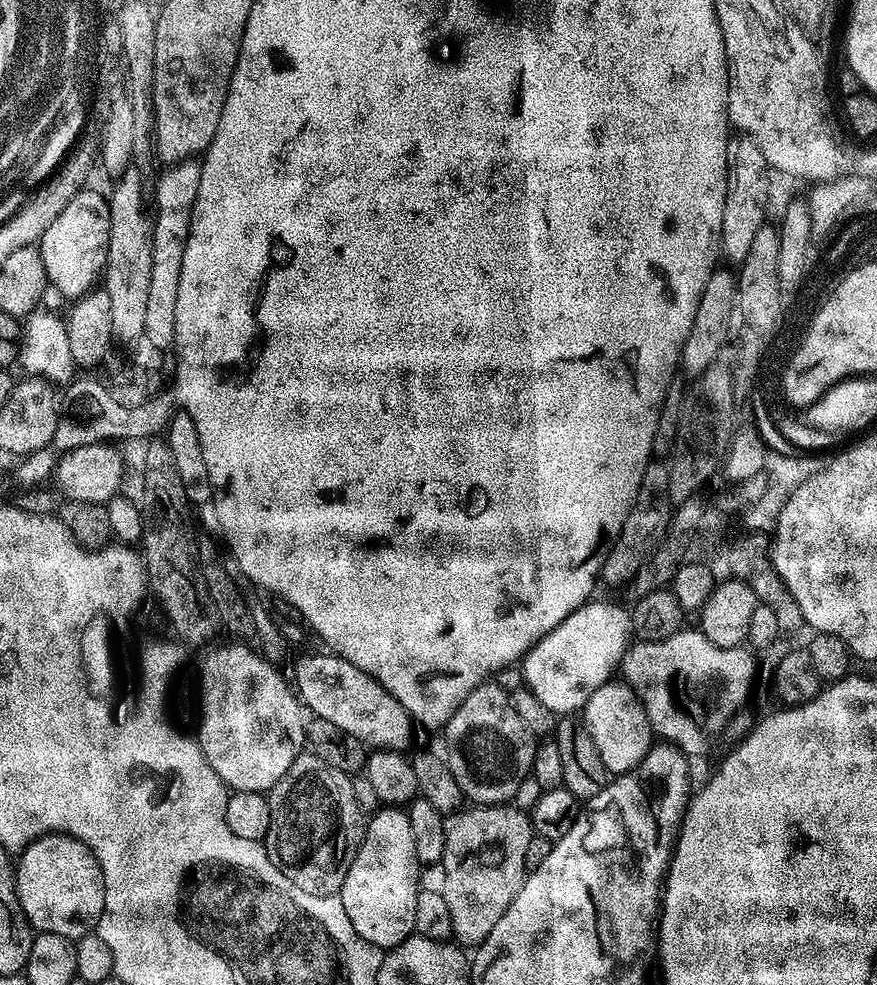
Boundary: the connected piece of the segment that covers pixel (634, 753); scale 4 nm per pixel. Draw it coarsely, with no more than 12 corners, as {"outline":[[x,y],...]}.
{"outline":[[626,682],[602,685],[582,719],[609,774],[631,773],[654,743]]}

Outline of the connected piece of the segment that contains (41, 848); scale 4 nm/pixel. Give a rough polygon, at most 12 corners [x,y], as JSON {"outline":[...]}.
{"outline":[[38,837],[14,864],[33,929],[73,942],[104,913],[96,855]]}

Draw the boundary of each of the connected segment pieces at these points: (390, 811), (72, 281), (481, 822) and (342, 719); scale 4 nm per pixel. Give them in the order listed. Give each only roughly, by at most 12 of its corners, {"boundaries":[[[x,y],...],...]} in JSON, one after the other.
{"boundaries":[[[400,806],[367,821],[338,893],[354,930],[391,950],[422,887]],[[85,187],[38,242],[49,285],[79,298],[108,260],[103,191]],[[493,804],[447,825],[453,937],[479,946],[526,877],[529,813]],[[304,656],[303,707],[372,750],[407,753],[412,715],[366,670]]]}

